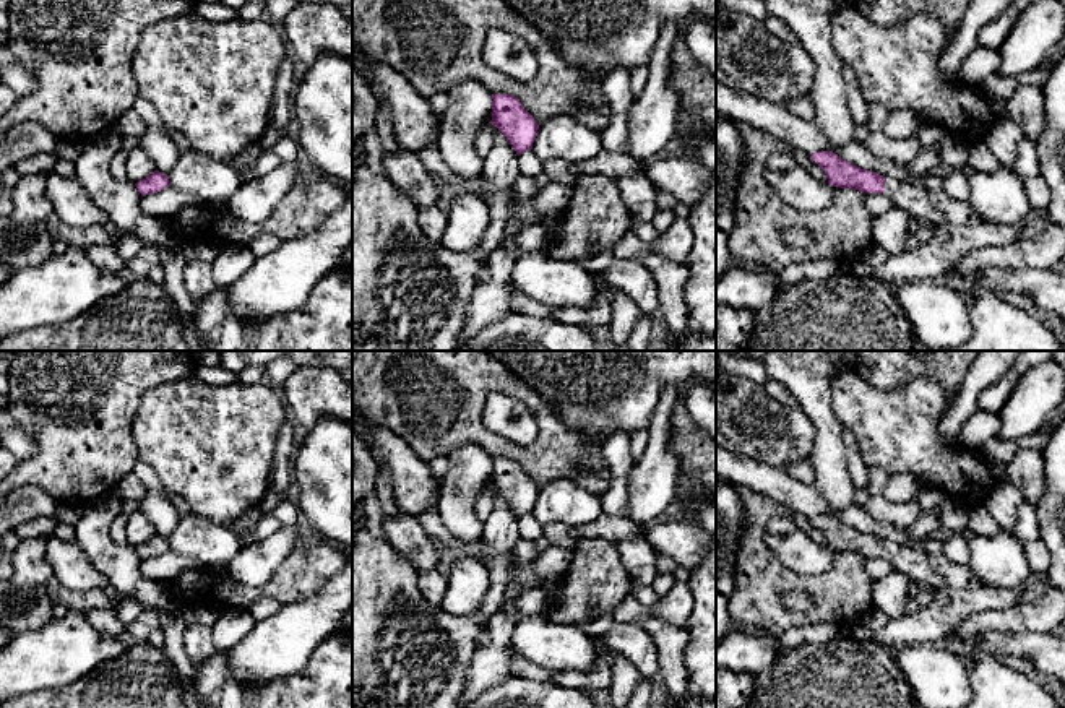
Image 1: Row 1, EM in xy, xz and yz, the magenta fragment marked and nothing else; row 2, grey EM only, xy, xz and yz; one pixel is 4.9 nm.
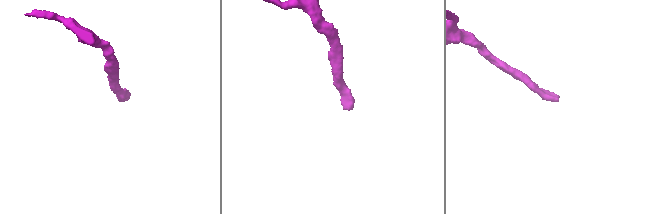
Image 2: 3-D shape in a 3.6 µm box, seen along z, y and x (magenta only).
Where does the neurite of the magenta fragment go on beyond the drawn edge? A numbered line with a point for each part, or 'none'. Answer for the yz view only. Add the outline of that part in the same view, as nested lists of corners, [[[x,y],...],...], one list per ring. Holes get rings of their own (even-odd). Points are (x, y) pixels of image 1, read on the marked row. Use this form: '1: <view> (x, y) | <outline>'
1: yz (939, 208) | [[[886,179],[885,193],[895,206],[904,209],[911,218],[929,221],[933,227],[943,224],[974,226],[982,222],[968,201],[955,198],[946,190],[932,192],[919,185]]]

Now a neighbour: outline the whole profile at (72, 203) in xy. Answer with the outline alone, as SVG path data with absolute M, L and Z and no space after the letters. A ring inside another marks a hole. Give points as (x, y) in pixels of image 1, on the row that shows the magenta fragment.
M47 171L47 198L54 213L70 226L106 226L109 216L93 201L76 179L65 179L55 171Z

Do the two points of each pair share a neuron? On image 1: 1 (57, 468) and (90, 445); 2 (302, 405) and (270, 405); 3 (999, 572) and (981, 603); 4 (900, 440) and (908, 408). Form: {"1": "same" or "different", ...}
{"1": "same", "2": "different", "3": "different", "4": "same"}

